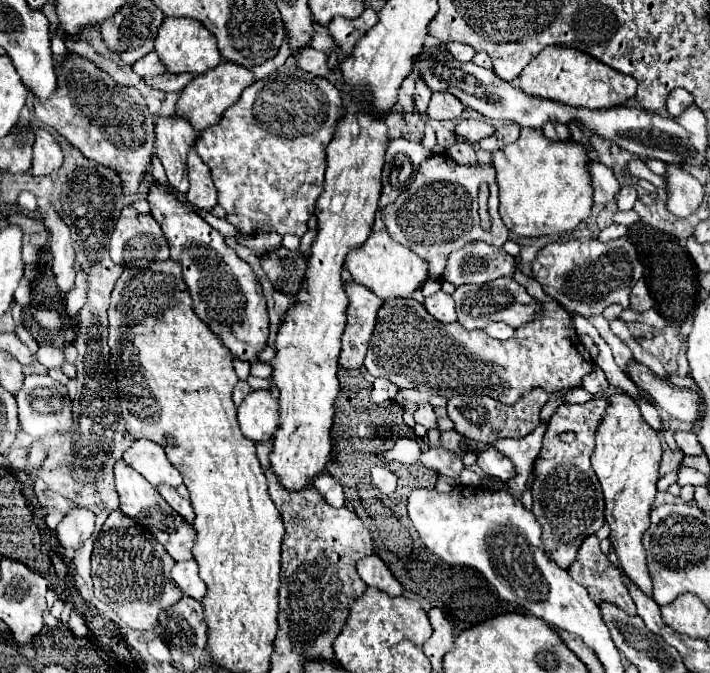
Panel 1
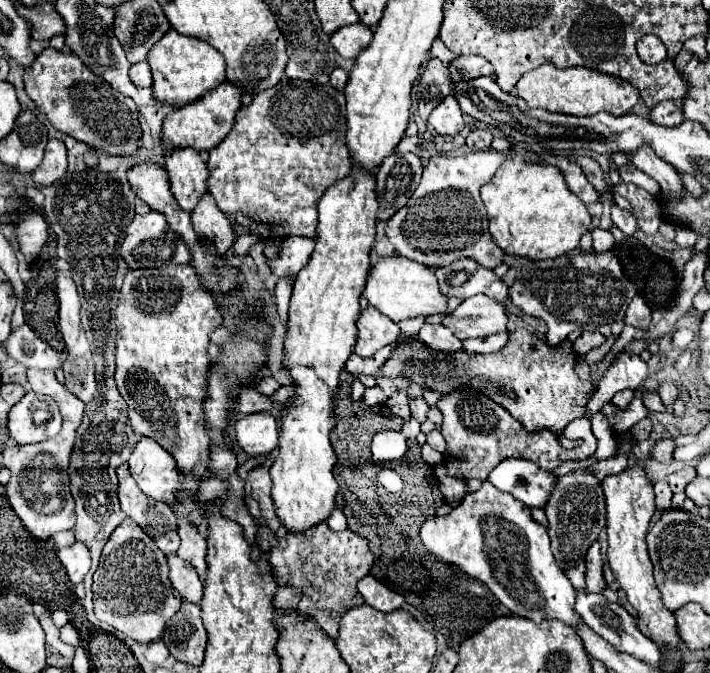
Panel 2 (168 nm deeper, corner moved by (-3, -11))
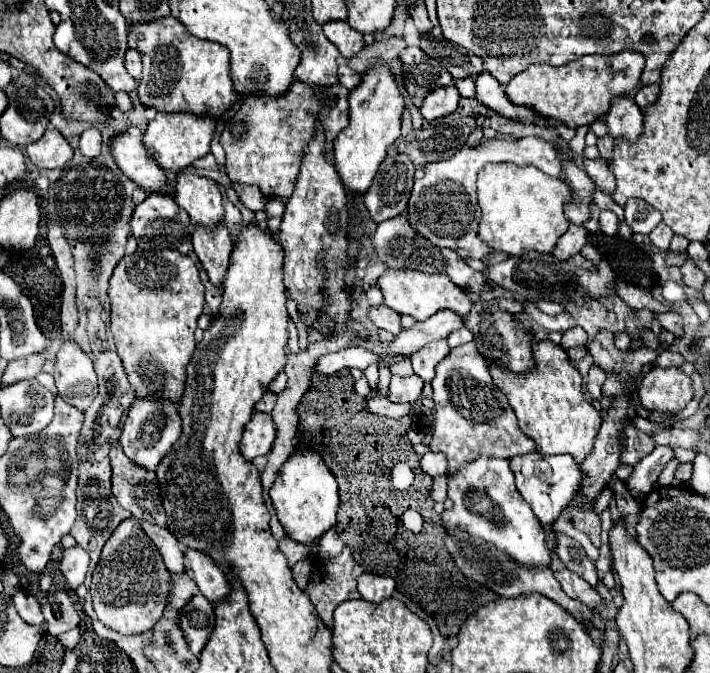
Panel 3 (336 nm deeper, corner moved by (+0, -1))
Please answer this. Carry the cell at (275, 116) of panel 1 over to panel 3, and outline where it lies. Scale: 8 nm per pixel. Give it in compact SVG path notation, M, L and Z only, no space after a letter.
M296 81L282 97L246 97L244 101L252 101L252 105L244 105L236 115L236 119L246 121L244 139L236 141L228 129L220 137L220 143L226 149L226 169L230 181L258 185L266 197L288 201L298 177L302 147L306 147L310 137L314 137L314 117L320 117L326 125L326 143L328 153L332 155L332 139L348 125L348 93L350 91L342 85L312 89Z

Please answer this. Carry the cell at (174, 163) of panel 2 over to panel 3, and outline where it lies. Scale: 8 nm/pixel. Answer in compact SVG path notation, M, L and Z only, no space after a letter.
M186 167L176 179L176 203L190 215L192 225L216 229L224 221L222 193L208 177L192 175L196 169Z

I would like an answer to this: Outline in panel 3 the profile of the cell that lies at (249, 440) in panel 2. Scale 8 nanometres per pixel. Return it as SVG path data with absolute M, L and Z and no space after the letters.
M254 413L252 419L246 423L240 441L240 453L246 461L252 461L258 455L268 455L272 443L276 439L276 427L268 413Z

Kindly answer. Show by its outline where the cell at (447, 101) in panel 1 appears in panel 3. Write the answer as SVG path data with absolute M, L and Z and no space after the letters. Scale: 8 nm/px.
M454 85L434 89L432 93L428 93L424 97L420 113L426 121L432 121L436 117L444 117L446 113L454 113L454 109L458 107L458 99L460 99L460 93Z

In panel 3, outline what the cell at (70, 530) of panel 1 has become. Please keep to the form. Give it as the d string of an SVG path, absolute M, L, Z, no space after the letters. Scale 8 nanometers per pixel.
M78 547L66 549L62 555L62 561L60 561L60 571L66 577L70 589L78 589L84 583L84 577L88 571L86 551L78 549Z

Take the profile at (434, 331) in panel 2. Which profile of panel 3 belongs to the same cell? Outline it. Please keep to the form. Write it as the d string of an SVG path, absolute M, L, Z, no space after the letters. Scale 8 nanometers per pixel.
M446 339L424 345L418 353L414 353L414 357L410 357L414 373L418 377L422 377L424 381L432 381L436 375L436 365L446 357L448 351L450 351L450 347L448 347Z

